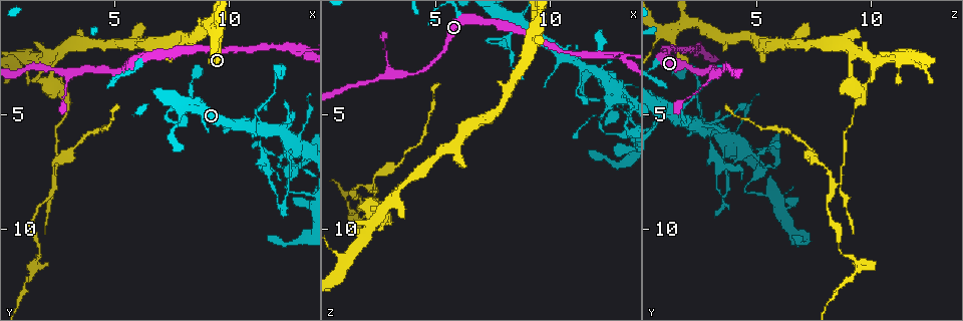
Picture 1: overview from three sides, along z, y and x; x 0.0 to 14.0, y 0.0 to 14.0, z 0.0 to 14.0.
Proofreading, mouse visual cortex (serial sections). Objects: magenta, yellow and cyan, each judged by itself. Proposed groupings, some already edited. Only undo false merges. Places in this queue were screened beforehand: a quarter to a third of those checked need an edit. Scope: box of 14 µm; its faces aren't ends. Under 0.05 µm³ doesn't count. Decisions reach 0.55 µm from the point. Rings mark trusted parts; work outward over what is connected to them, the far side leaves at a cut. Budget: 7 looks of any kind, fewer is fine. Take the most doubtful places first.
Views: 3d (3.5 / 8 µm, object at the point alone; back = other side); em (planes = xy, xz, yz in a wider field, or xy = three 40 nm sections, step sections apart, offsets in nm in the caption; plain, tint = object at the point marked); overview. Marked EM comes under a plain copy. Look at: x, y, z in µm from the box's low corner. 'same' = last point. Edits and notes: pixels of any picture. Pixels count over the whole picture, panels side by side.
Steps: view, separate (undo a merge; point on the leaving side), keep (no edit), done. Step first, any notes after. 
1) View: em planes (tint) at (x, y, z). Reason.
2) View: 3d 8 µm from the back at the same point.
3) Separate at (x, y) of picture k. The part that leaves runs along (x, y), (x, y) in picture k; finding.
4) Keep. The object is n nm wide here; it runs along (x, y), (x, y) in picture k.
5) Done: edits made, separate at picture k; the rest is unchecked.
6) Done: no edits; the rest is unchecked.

View: 3d 8 µm at (12.6, 6.7, 3.7).

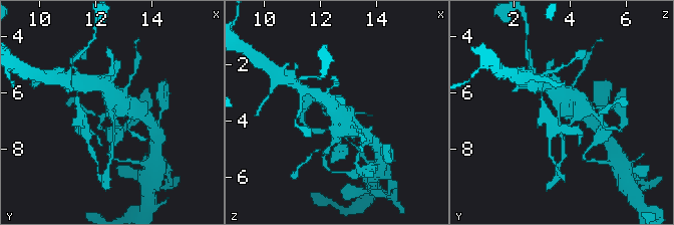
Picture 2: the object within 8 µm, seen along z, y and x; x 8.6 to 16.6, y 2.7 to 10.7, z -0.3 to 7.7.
View: 3d 3.5 µm at (12.5, 6.8, 3.6).

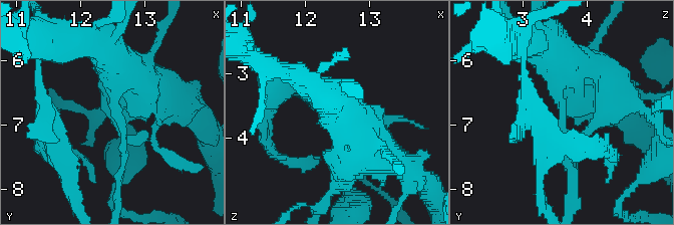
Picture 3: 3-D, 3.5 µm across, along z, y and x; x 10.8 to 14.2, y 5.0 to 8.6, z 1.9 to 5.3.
View: em xy step 5 (tint) at (12.55, 6.80, 3.60).

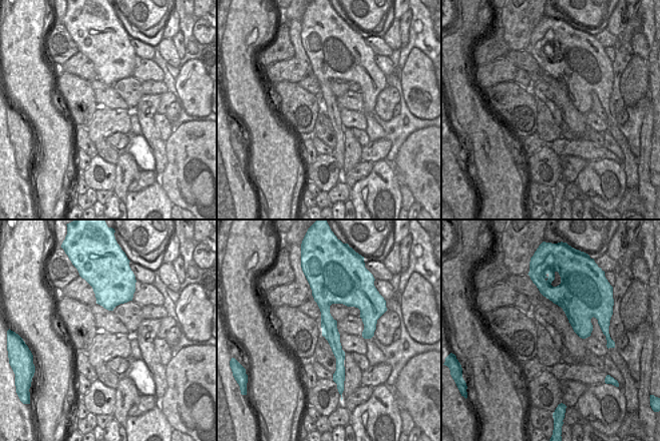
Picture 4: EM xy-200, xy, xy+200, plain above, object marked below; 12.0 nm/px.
Keep. It runs along (323, 289), (339, 374) in picture 4; all the same cell.

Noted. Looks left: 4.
View: 3d 3.5 µm at (13.3, 2.3, 2.6). Three arms meet.

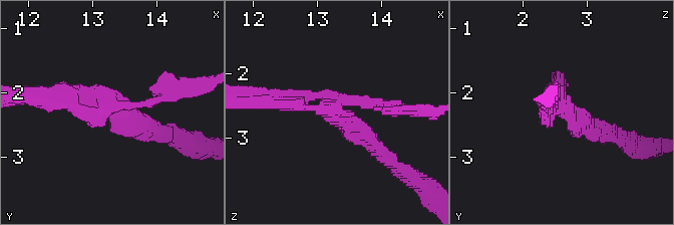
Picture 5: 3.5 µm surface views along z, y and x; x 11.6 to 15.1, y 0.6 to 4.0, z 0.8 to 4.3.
View: em xy step 3 (tint) at (13.25, 2.15, 2.55). 3 arms meet here; the arms are 150, 250, 300 nm wide; now the EM.

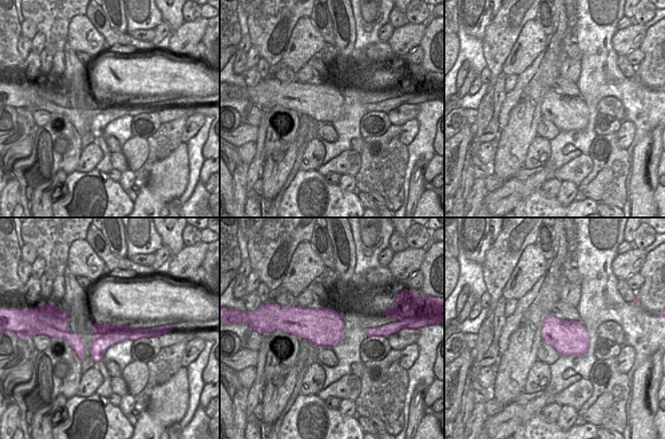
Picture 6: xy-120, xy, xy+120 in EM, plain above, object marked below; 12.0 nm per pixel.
Separate at (380, 105) of picture 5. A border runs along (108, 333), (124, 334), (126, 336) in picture 6; a second cell is stuck on.

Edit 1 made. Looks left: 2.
View: 3d 3.5 µm at (3.0, 3.2, 3.2).

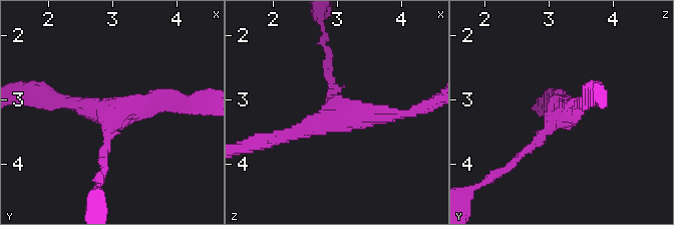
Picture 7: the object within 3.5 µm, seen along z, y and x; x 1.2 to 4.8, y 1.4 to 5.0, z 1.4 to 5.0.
View: em xy step 5 (tint) at (3.00, 3.20, 3.25). Now the EM.

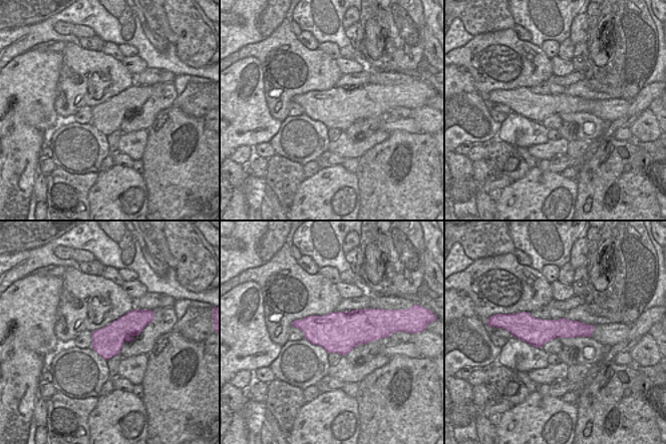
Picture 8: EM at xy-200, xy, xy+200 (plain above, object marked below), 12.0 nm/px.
Keep. The object is 500 nm wide here; it runs along (591, 327), (589, 329), (517, 328) in picture 8; continuous, no second cell.

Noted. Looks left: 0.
Done: edits made, separate at picture 5; the rest is unchecked.

